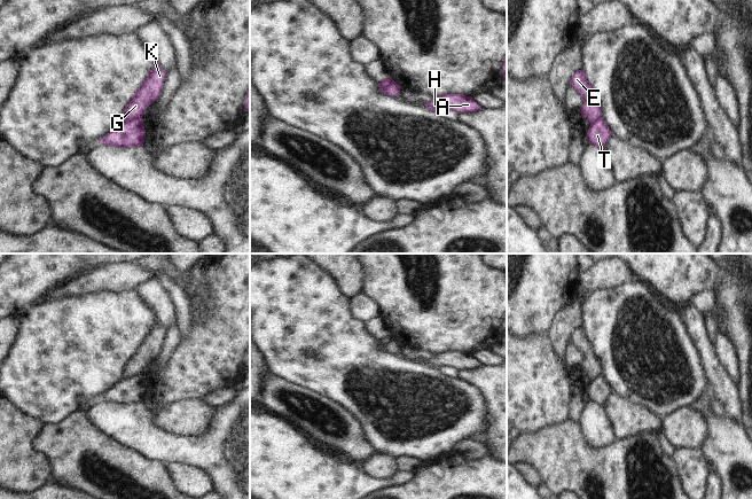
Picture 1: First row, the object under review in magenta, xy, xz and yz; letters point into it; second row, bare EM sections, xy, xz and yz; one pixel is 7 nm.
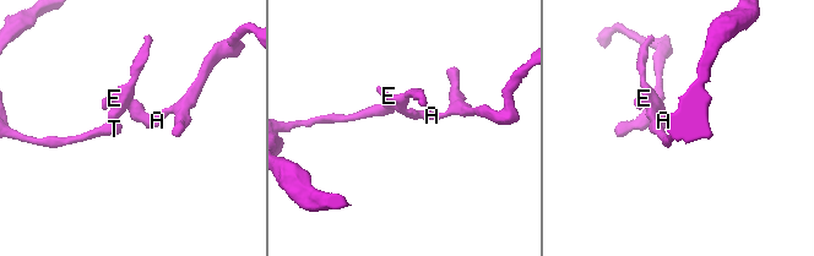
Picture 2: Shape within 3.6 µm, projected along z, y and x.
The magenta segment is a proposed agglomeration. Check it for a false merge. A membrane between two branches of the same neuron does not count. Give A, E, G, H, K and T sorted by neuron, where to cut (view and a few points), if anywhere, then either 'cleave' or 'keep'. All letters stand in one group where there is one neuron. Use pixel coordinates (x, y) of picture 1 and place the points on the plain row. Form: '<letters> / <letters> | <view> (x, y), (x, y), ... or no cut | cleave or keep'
A E G H K / T | xy (141, 373), (122, 379) | cleave

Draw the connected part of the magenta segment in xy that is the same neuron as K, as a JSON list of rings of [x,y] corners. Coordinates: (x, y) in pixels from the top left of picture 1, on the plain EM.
[[[155,321],[142,342],[126,361],[122,379],[130,379],[134,375],[142,374],[147,365],[158,356],[165,336],[166,328]]]

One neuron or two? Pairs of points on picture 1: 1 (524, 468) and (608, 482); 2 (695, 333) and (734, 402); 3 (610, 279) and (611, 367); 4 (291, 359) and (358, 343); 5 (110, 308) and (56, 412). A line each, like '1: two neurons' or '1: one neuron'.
1: two neurons
2: one neuron
3: two neurons
4: one neuron
5: one neuron

